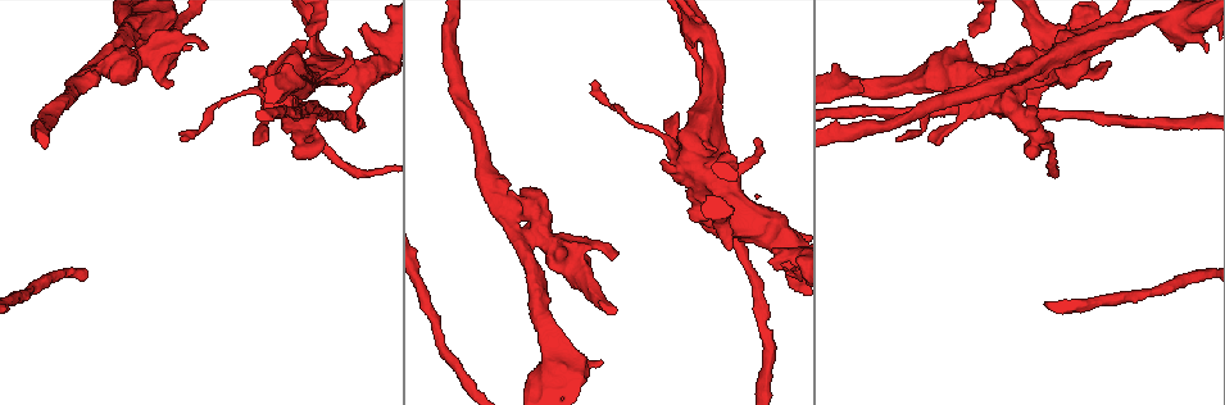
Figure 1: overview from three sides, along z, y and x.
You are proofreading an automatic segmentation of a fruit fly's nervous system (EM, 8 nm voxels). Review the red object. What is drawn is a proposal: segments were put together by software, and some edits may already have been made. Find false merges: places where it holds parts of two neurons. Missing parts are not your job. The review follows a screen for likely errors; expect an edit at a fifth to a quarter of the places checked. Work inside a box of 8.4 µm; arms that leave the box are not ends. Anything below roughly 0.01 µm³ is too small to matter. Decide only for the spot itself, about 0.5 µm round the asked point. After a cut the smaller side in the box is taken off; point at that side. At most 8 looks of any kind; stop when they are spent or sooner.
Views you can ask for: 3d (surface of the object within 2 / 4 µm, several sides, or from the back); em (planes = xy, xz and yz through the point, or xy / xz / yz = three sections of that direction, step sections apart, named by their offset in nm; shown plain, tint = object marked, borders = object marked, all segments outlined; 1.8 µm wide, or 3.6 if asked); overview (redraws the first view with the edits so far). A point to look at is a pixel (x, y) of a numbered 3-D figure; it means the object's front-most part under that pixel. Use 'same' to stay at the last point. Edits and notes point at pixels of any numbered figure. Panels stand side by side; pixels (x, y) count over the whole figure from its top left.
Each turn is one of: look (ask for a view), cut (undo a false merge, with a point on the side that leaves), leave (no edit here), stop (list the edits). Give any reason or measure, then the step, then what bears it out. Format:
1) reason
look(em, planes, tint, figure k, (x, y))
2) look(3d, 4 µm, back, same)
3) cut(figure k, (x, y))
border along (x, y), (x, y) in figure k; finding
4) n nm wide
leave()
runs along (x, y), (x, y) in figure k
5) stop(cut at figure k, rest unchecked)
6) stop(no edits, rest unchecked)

abrupt turn
look(3d, 2 µm, figure 1, (1090, 70))

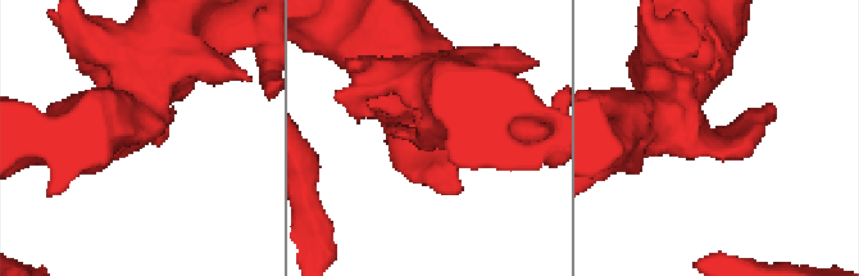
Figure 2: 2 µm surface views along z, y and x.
need the tissue
look(em, planes, tint, figure 2, (716, 140))

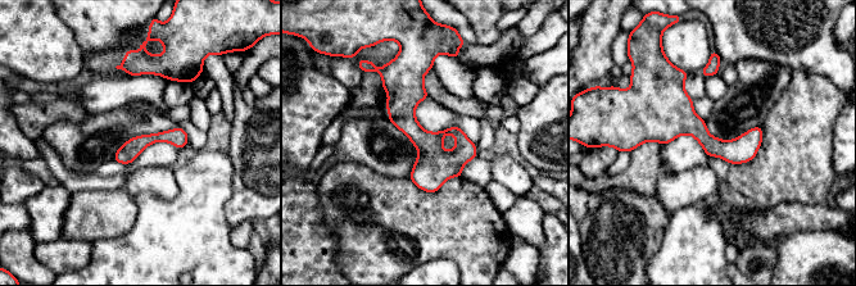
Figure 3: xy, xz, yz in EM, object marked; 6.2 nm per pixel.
leave()
runs along (419, 66), (407, 123), (433, 189) in figure 3; all the same neuron

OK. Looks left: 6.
look(em, 3.6 µm, planes, tint, figure 1, (697, 167))

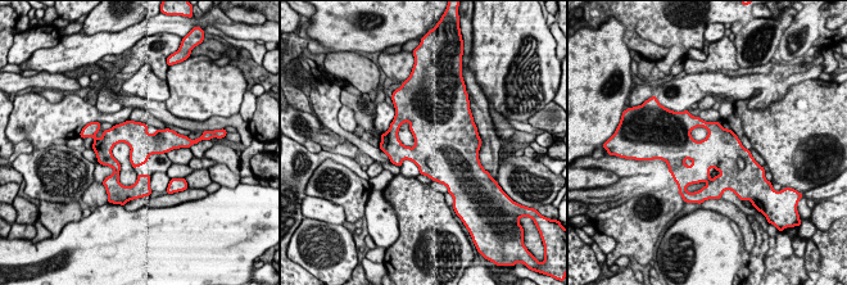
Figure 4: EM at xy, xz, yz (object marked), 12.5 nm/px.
leave()
runs along (99, 143), (135, 136), (173, 145) in figure 4; one neuron here

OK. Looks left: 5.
abrupt turn
look(em, 3.6 µm, planes, borders, figure 1, (286, 107))

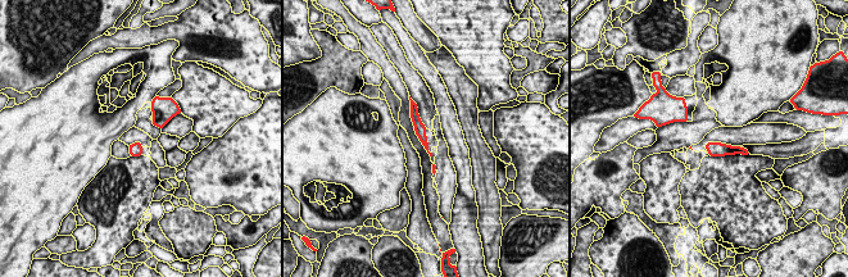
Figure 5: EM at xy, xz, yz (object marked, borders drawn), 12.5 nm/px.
120 nm wide
leave()
runs along (413, 108), (424, 140) in figure 5; one neuron here

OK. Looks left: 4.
stop(no edits, rest unchecked)

